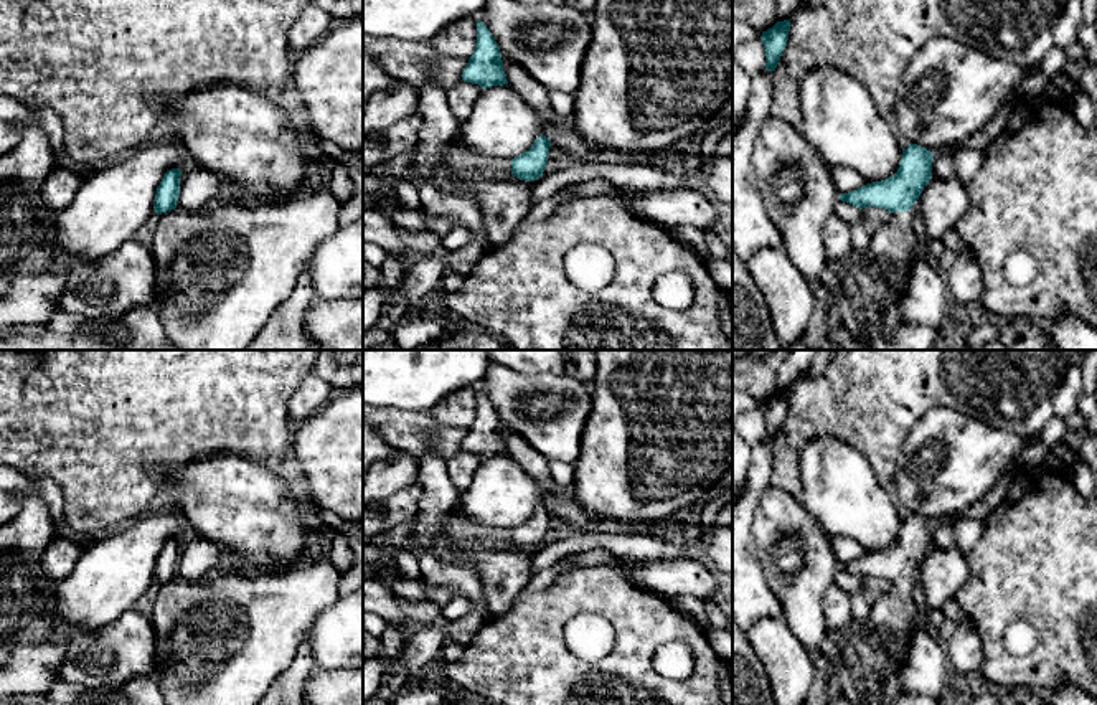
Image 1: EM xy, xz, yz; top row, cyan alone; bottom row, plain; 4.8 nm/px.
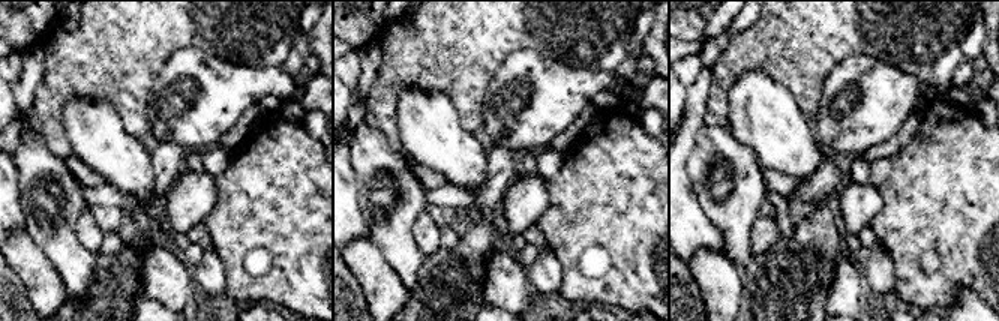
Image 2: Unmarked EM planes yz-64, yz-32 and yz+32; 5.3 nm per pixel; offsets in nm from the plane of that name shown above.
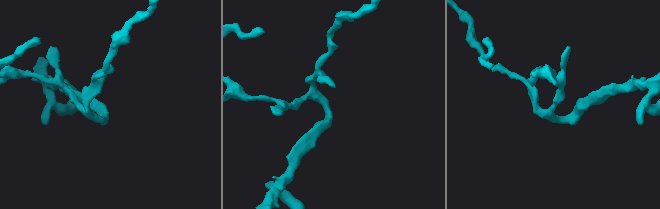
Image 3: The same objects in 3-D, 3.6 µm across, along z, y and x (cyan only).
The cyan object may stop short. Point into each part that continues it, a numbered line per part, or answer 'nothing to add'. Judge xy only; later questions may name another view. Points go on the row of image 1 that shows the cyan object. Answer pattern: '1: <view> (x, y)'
1: xy (220, 274)

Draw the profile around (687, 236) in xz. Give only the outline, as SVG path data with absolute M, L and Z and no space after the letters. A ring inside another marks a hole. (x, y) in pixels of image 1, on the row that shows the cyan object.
M673 226L670 228L670 238L675 243L680 243L681 246L691 249L703 259L706 259L706 239L704 233L691 228L691 226Z

